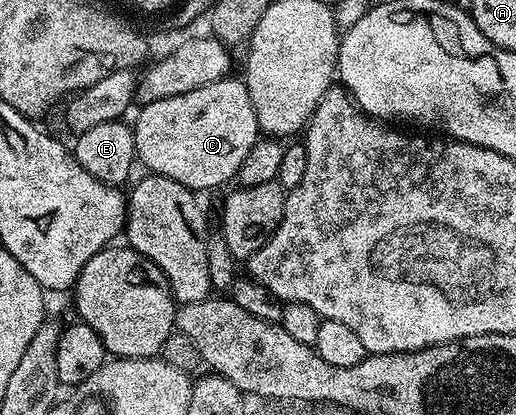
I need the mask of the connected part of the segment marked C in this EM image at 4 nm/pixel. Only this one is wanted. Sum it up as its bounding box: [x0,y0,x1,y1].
[132,75,260,191]

